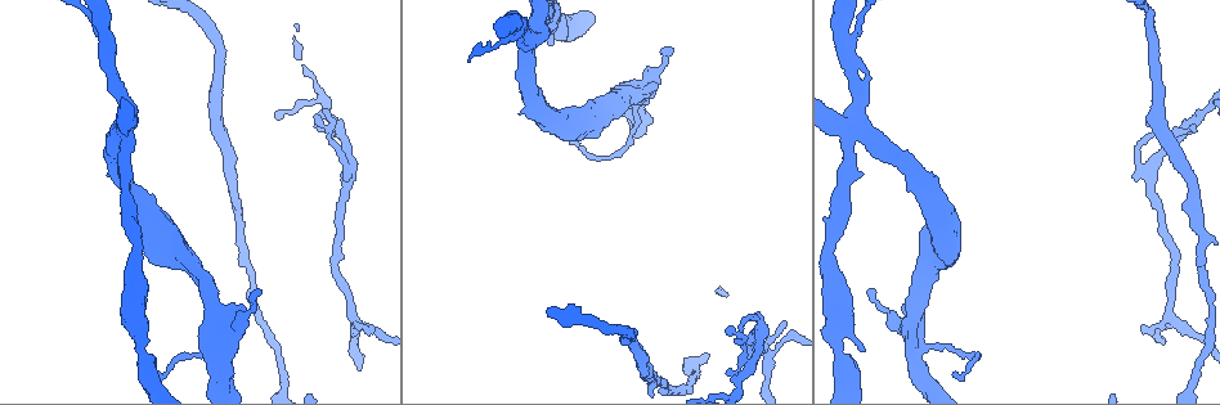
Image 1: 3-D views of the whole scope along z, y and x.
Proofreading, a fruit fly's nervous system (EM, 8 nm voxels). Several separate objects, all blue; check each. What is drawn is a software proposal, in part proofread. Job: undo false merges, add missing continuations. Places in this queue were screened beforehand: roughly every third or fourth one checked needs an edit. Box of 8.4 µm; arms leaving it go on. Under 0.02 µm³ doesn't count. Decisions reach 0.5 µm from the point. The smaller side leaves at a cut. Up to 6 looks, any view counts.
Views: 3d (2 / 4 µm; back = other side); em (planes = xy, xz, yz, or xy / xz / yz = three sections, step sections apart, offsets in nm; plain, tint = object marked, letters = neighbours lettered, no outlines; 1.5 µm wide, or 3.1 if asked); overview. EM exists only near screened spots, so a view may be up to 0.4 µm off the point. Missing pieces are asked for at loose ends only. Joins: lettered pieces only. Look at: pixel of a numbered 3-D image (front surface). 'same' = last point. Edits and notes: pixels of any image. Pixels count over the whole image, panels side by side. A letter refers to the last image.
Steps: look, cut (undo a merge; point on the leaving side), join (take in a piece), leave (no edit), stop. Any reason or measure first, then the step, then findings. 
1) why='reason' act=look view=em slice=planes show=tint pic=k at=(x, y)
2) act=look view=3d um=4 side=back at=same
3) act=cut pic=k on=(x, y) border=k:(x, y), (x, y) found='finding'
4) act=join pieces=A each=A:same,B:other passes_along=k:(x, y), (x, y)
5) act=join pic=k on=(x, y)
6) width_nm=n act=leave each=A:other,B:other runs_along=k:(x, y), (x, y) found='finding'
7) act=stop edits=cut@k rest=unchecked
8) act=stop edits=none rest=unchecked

why='four or more arms meet' act=look view=em slice=xz step=4 show=tint pic=1 at=(123, 135)

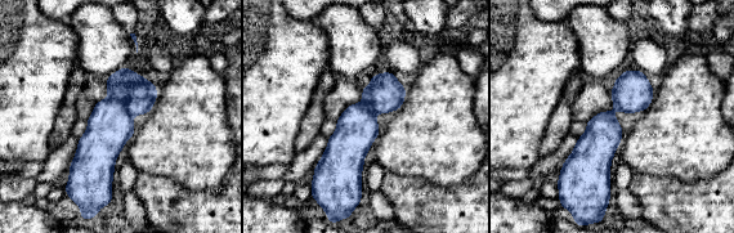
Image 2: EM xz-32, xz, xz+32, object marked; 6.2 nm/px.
act=look view=em slice=planes show=letters at=same

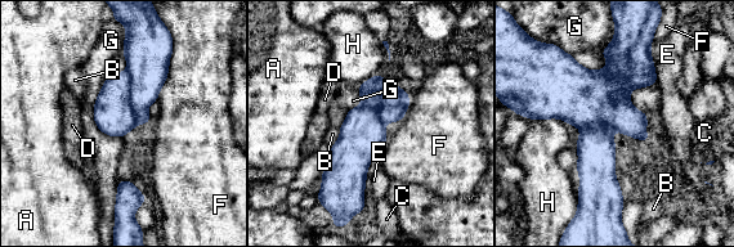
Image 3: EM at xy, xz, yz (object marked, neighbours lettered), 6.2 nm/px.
width_nm=280 act=cut pic=3 on=(627, 31) each=A:other,B:other,C:other,D:other,E:other,F:other,G:other,H:other border=3:(639, 36), (623, 76), (598, 71) found='two cells meet here'

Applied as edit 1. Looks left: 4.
why='three arms meet' act=look view=em slice=xy step=4 show=tint pic=1 at=(1172, 314)

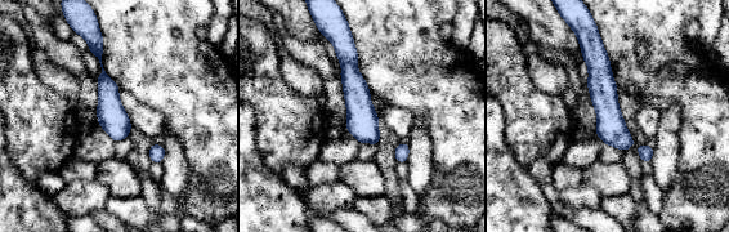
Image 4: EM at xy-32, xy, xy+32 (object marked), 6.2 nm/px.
act=look view=em slice=planes show=letters at=same

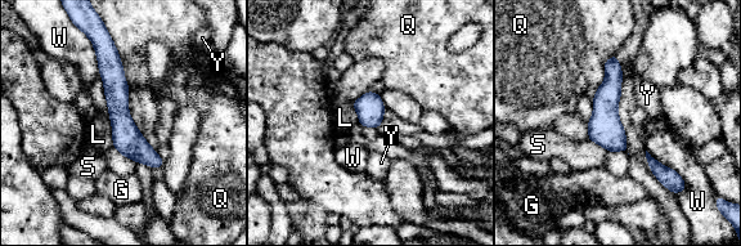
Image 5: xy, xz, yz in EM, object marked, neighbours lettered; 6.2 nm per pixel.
width_nm=170 act=leave each=G:other,L:other,Q:other,S:other,W:other,Y:other border=5:(108, 119), (113, 146) found='all the same cell'

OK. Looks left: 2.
act=stop edits=cut@3 rest=unchecked

